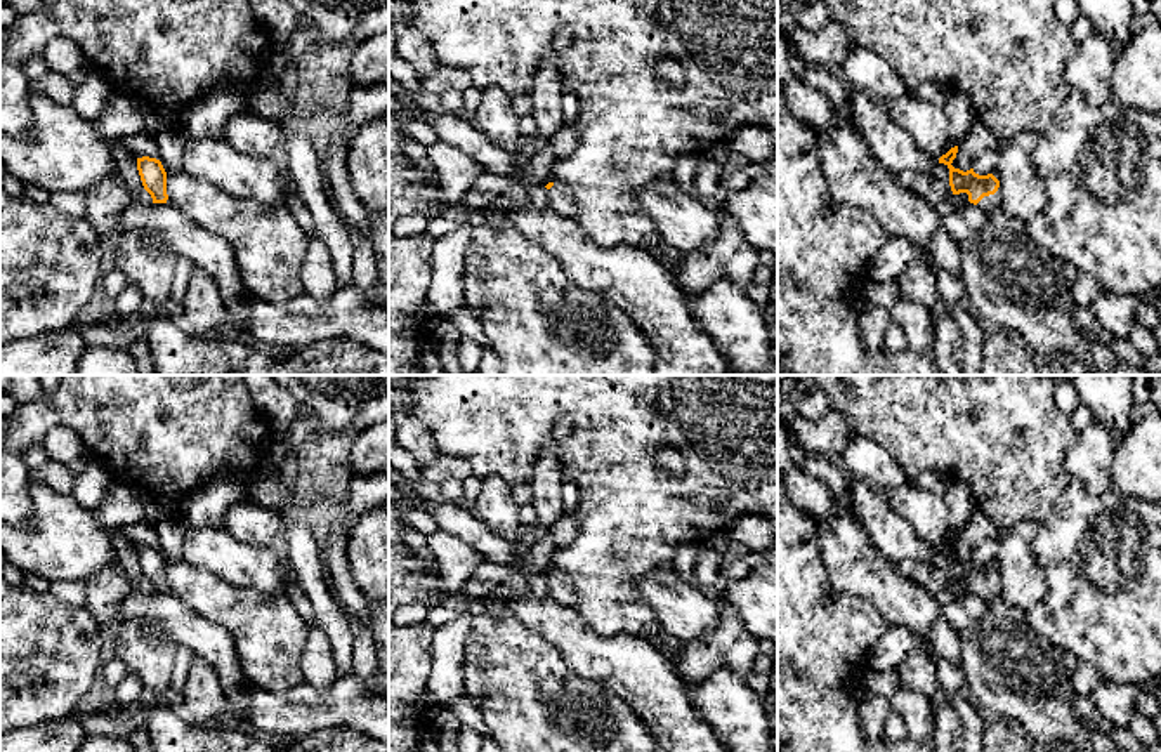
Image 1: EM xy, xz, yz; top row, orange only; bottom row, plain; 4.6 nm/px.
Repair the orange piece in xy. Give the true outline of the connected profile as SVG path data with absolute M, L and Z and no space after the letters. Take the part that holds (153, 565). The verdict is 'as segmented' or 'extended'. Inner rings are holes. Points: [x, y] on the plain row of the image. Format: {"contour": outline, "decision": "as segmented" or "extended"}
{"contour": "M149 545L137 547L137 559L144 578L153 587L153 592L167 592L167 561L161 551Z", "decision": "as segmented"}

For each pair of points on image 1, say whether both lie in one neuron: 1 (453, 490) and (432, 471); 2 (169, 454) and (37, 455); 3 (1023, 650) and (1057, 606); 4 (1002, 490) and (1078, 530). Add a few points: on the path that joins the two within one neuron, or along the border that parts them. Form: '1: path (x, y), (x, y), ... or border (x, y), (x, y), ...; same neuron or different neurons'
1: border (460, 480), (446, 480), (439, 487); different neurons
2: border (40, 443), (21, 452); different neurons
3: border (1024, 619), (1062, 652); different neurons
4: border (1071, 480), (1052, 511), (1040, 523); different neurons

